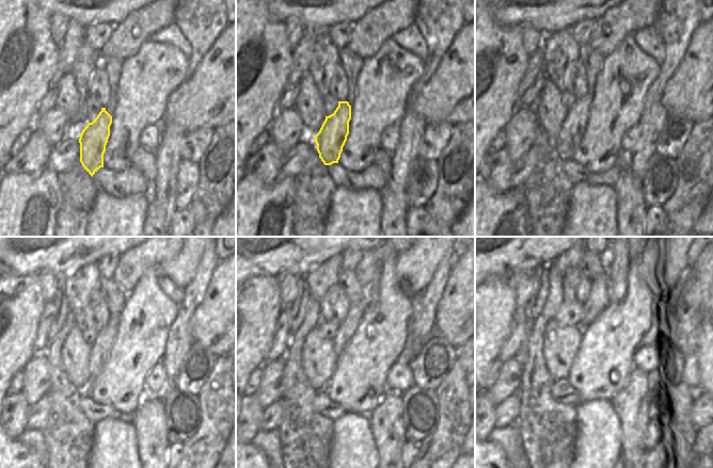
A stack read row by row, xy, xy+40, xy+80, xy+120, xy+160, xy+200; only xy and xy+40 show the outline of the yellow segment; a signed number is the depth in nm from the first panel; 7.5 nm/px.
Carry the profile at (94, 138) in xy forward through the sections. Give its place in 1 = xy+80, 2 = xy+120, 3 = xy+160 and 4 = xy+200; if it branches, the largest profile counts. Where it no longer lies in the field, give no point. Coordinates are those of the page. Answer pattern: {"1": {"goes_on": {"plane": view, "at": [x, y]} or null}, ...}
{"1": {"goes_on": {"plane": "xy+80", "at": [572, 130]}}, "2": {"goes_on": {"plane": "xy+120", "at": [100, 348]}}, "3": {"goes_on": {"plane": "xy+160", "at": [346, 328]}}, "4": {"goes_on": {"plane": "xy+200", "at": [590, 316]}}}

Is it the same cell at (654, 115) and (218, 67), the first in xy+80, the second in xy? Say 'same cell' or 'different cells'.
different cells

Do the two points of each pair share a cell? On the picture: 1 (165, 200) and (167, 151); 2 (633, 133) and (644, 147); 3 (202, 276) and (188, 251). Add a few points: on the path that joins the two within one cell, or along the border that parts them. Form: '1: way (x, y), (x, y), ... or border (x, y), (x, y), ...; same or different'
1: way (164, 189), (167, 163); same
2: border (637, 124), (640, 128), (640, 138), (631, 155); different
3: border (204, 247), (195, 272), (185, 288); different

